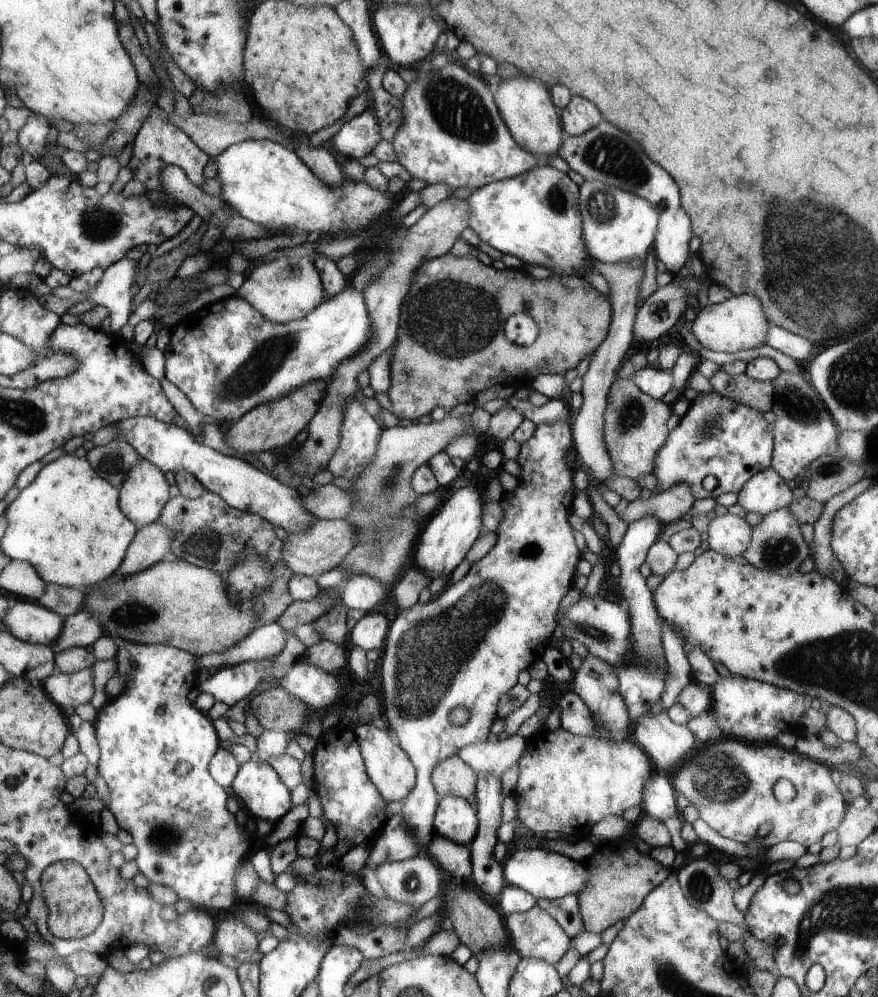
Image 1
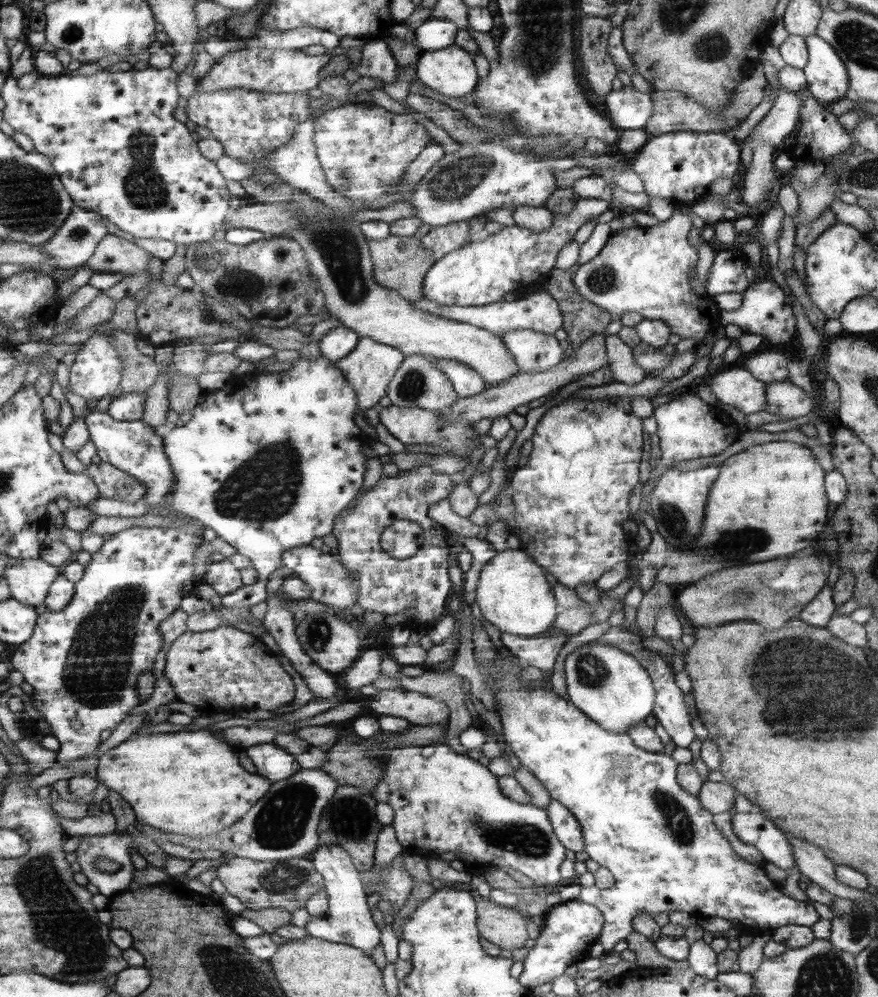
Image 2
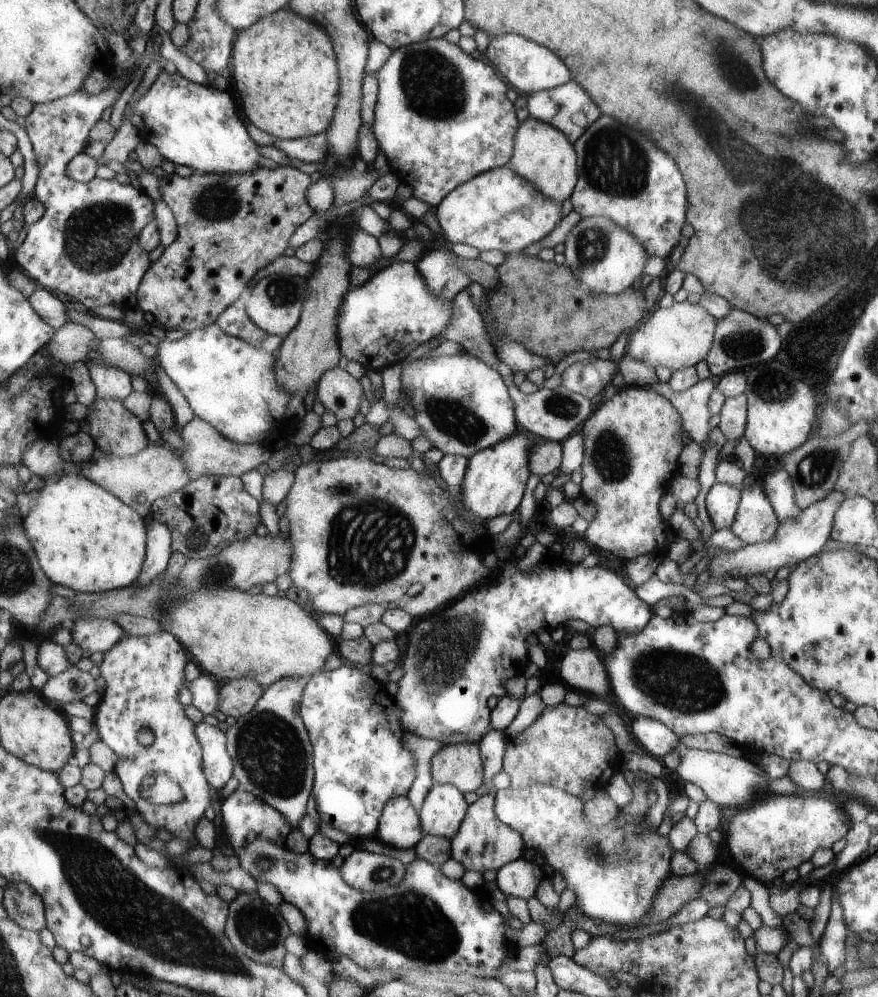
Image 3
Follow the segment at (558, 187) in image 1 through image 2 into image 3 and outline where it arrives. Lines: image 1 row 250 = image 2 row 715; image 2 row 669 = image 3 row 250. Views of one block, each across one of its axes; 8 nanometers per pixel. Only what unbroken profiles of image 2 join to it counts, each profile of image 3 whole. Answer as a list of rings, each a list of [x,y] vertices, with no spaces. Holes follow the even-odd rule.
[[[509,165],[479,174],[458,186],[436,207],[436,215],[441,232],[453,244],[469,244],[482,252],[501,250],[509,255],[528,251],[535,242],[552,234],[564,218],[562,205],[516,174]]]

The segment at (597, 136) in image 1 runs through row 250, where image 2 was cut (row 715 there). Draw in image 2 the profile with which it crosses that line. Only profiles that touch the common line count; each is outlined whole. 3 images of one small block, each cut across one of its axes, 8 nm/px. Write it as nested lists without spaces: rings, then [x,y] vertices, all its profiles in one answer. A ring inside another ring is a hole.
[[[652,651],[652,661],[639,660],[640,665],[650,672],[651,679],[655,681],[656,700],[654,717],[666,729],[675,746],[688,748],[692,744],[694,730],[690,722],[690,714],[684,704],[684,694],[674,684],[674,671],[670,666]]]

